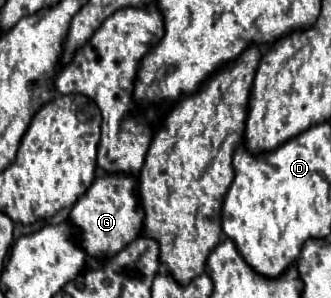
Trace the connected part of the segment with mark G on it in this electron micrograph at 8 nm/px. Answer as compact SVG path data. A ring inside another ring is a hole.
M125 174L99 176L87 188L87 192L75 202L69 212L69 222L75 222L83 230L83 250L91 258L111 258L123 246L129 246L143 228L143 212L139 212L137 200L137 180Z

